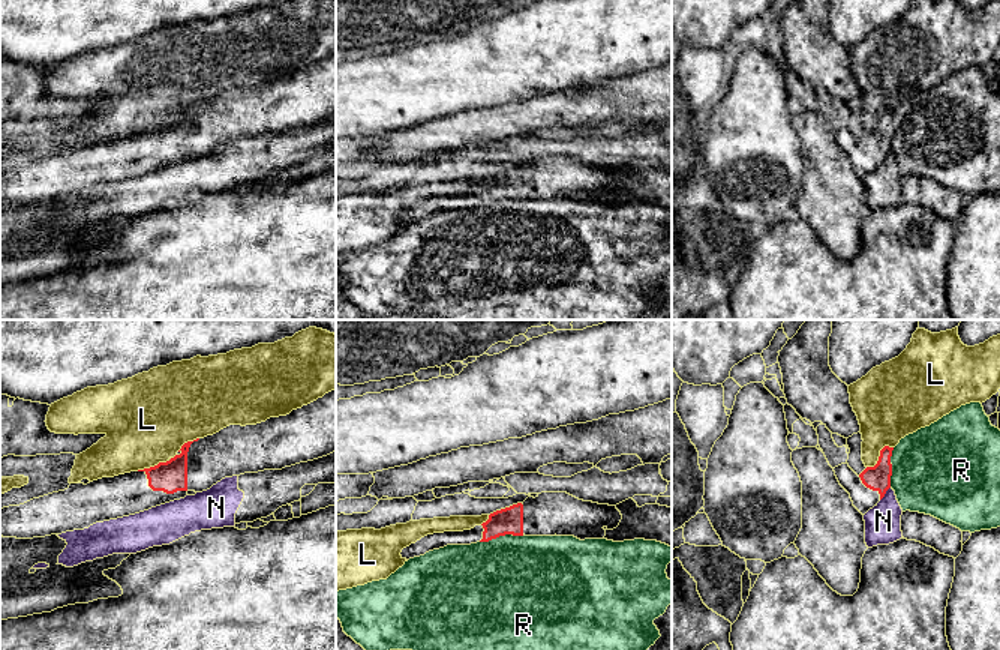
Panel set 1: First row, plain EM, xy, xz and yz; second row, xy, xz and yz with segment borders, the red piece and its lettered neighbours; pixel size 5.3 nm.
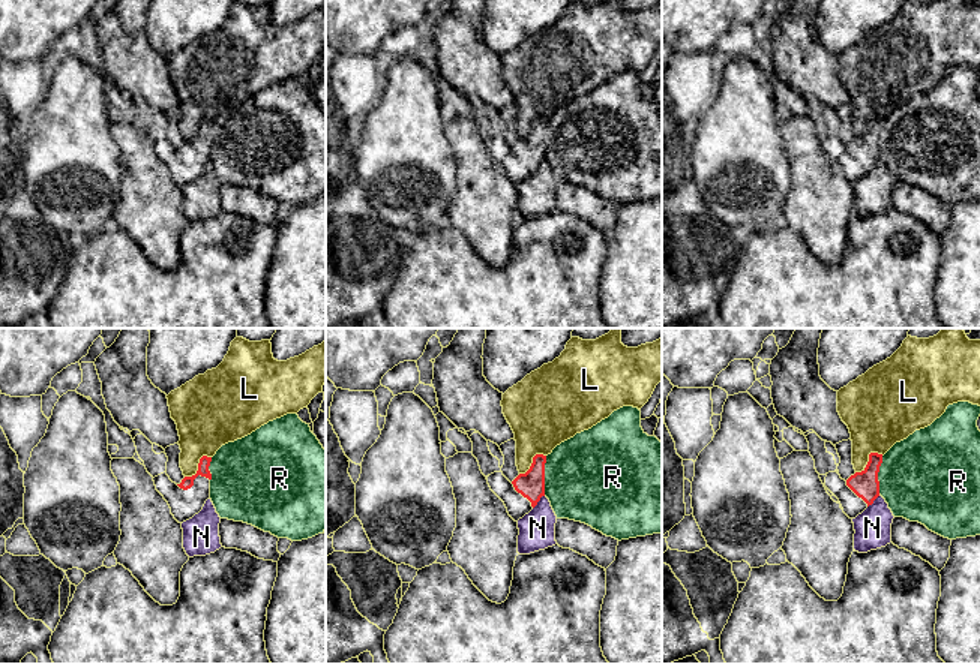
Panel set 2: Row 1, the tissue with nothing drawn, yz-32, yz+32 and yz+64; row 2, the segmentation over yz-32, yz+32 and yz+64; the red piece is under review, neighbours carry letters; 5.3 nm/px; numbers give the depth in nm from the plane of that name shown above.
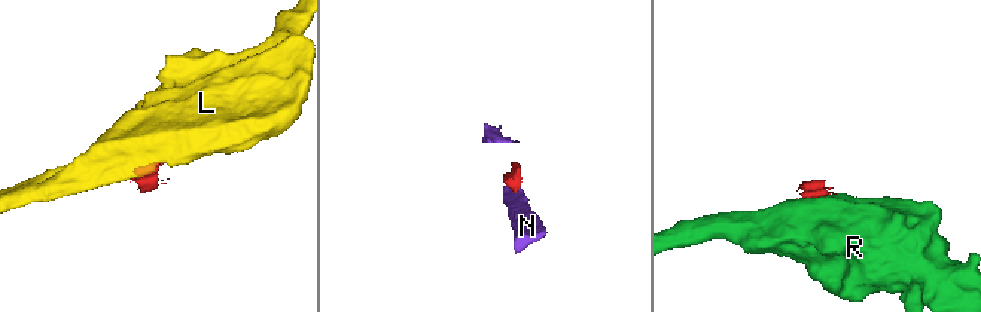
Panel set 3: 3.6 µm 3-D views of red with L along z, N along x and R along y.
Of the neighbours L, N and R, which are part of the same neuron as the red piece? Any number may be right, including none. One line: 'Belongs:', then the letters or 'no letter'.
Belongs: no letter

